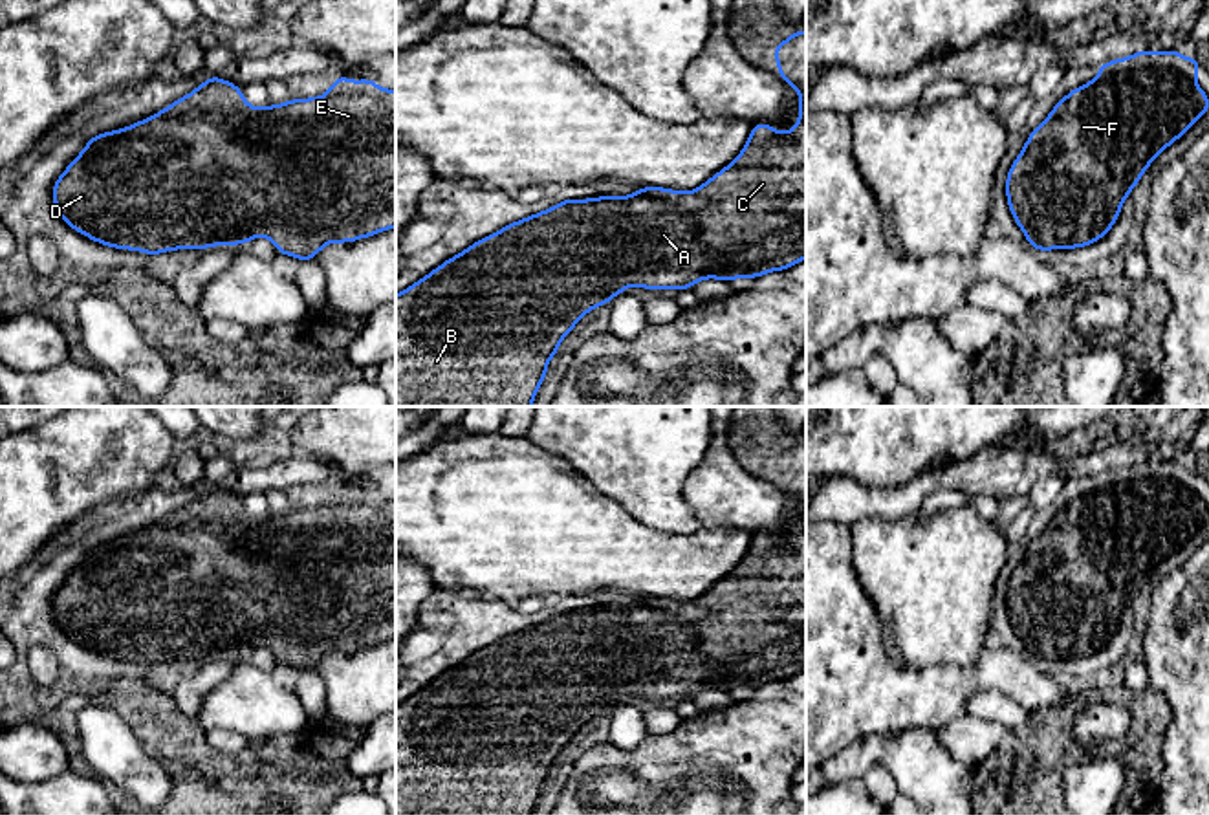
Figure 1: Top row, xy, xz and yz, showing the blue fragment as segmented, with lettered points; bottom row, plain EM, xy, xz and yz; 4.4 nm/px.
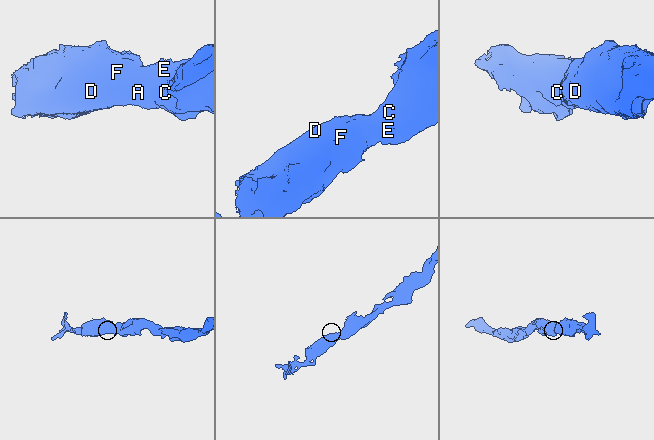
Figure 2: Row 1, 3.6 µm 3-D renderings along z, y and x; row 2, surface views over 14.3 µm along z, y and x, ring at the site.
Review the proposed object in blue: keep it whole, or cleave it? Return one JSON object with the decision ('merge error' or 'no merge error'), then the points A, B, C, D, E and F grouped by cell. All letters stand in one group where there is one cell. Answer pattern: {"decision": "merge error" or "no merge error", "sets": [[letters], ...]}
{"decision": "no merge error", "sets": [["A", "B", "C", "D", "E", "F"]]}

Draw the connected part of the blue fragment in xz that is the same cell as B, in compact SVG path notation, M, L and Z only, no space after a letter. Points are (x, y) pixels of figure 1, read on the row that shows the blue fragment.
M793 31L771 55L779 60L777 73L791 84L801 97L799 123L790 132L777 132L769 123L755 123L744 150L702 187L678 192L663 187L641 187L632 196L601 196L586 200L561 200L555 207L474 242L456 256L396 295L396 407L531 407L540 383L546 379L550 359L559 352L561 341L594 308L606 306L628 286L652 291L689 289L703 278L733 282L740 277L758 278L769 271L784 271L806 258L806 31Z

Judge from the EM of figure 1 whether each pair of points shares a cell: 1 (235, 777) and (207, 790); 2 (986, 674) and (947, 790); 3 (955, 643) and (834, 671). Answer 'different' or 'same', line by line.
1: same
2: different
3: different

